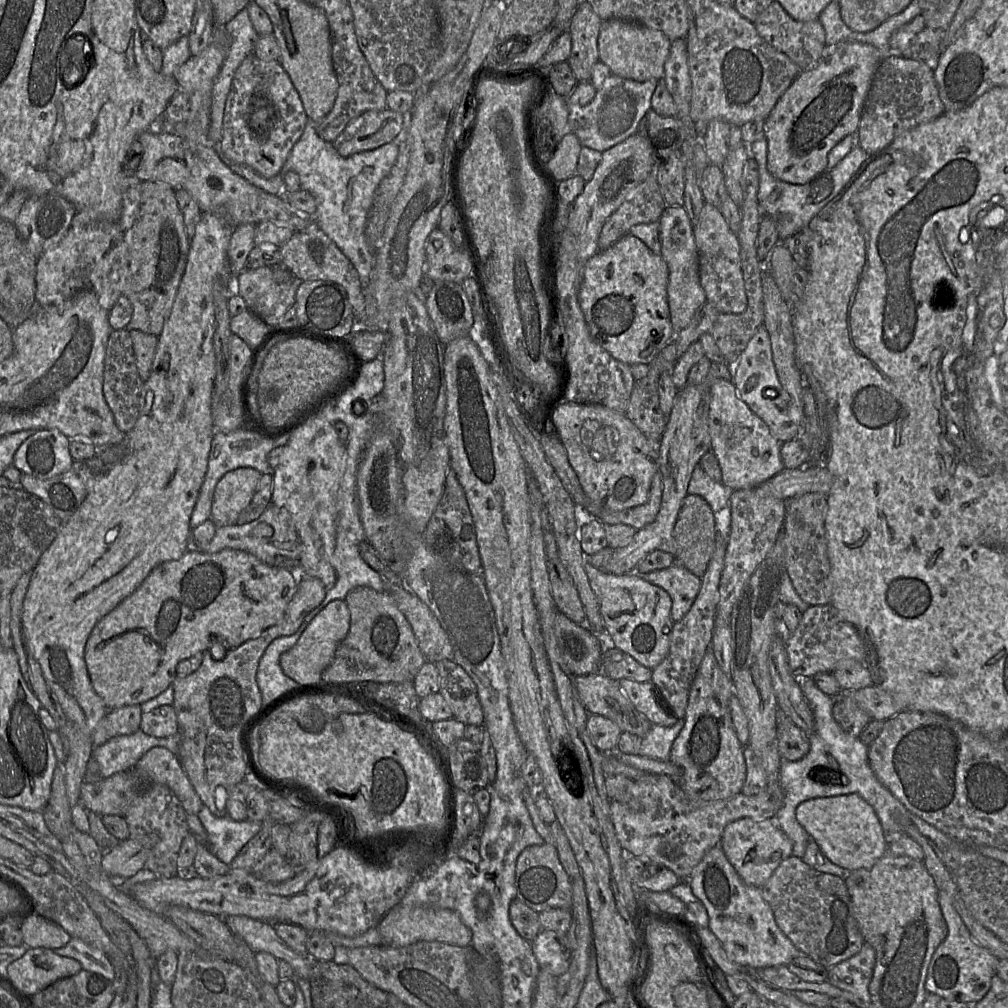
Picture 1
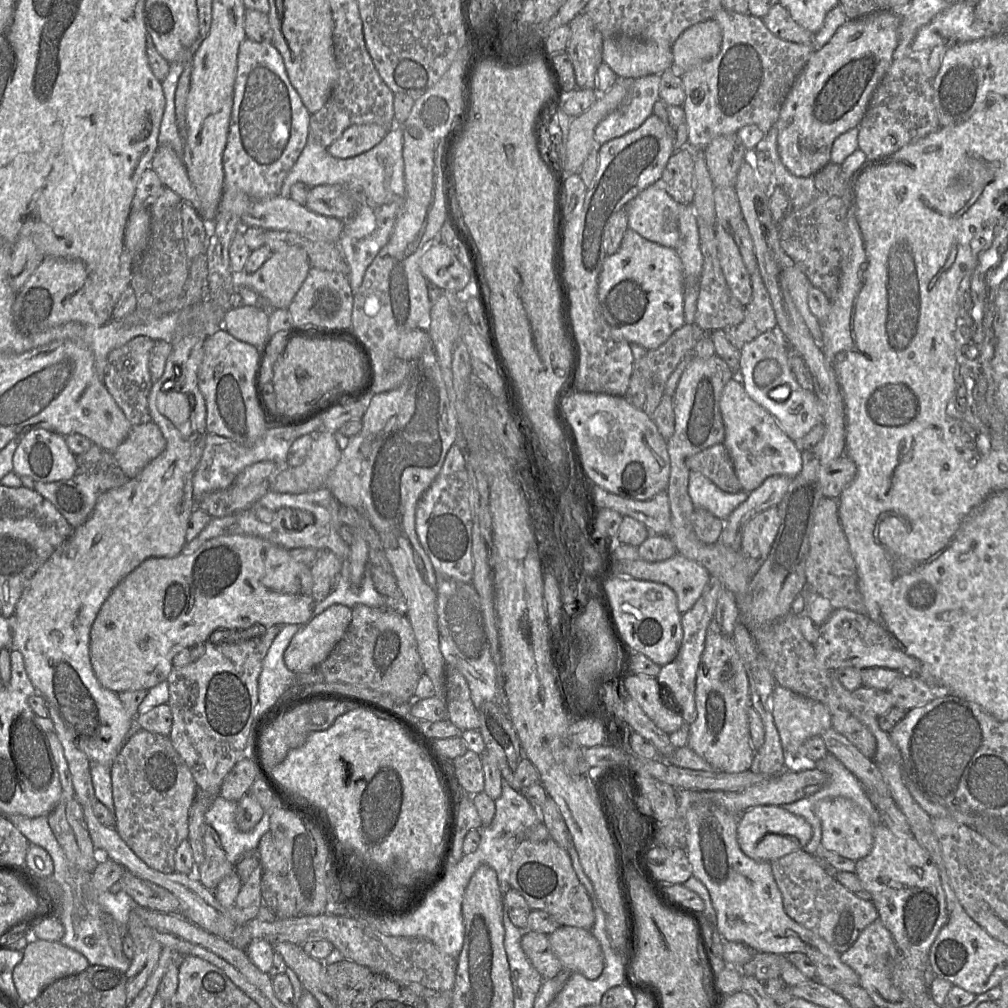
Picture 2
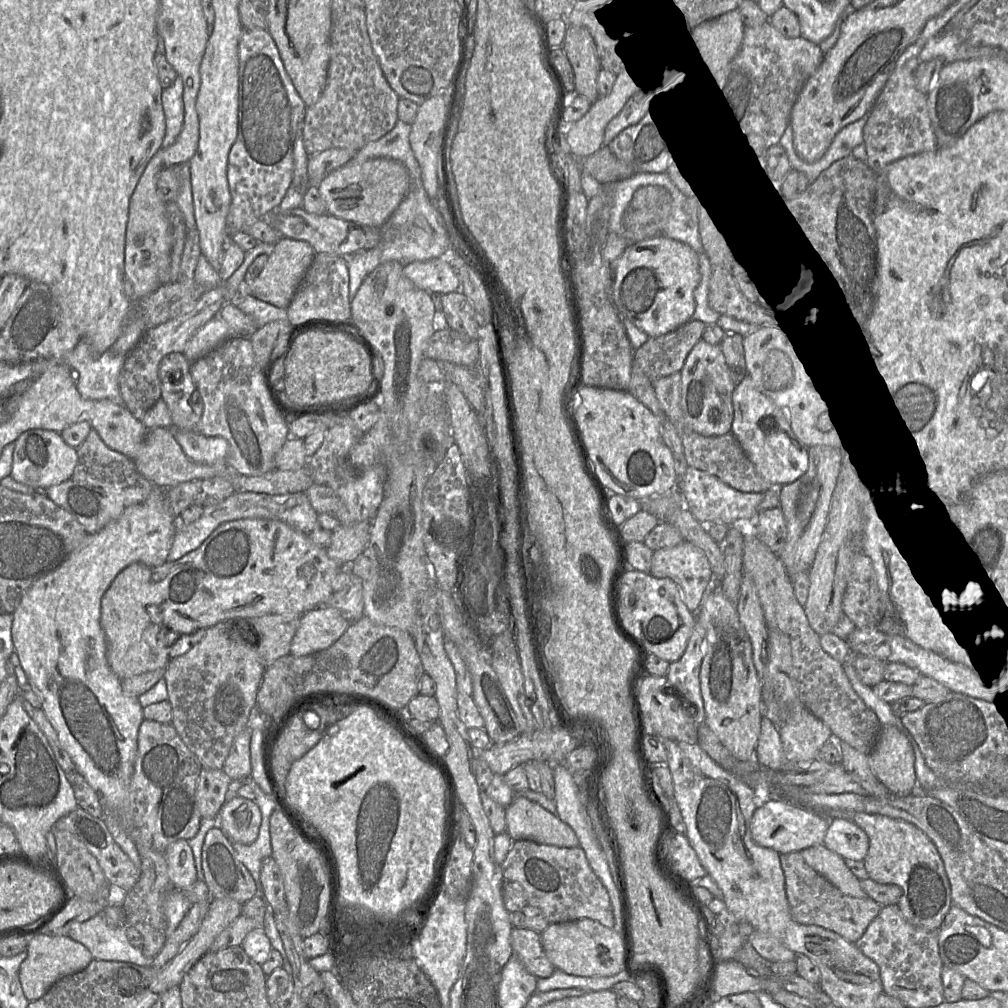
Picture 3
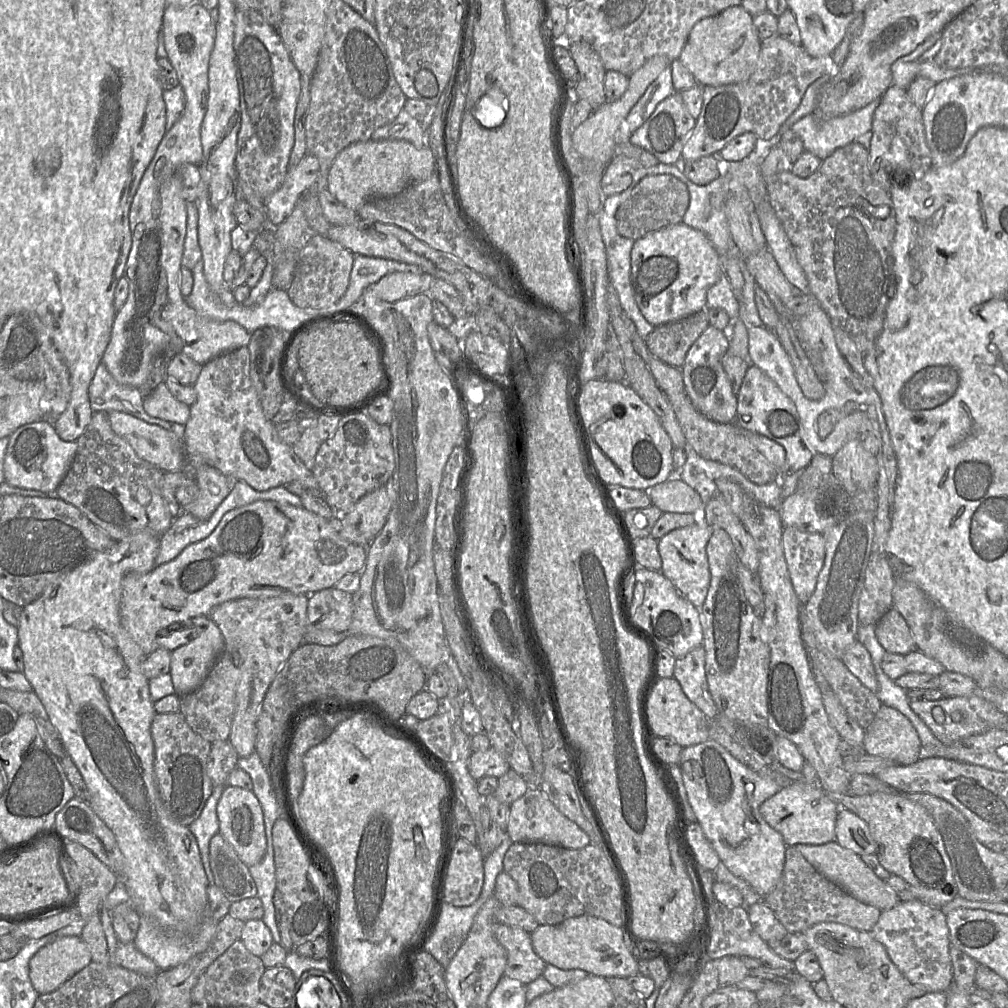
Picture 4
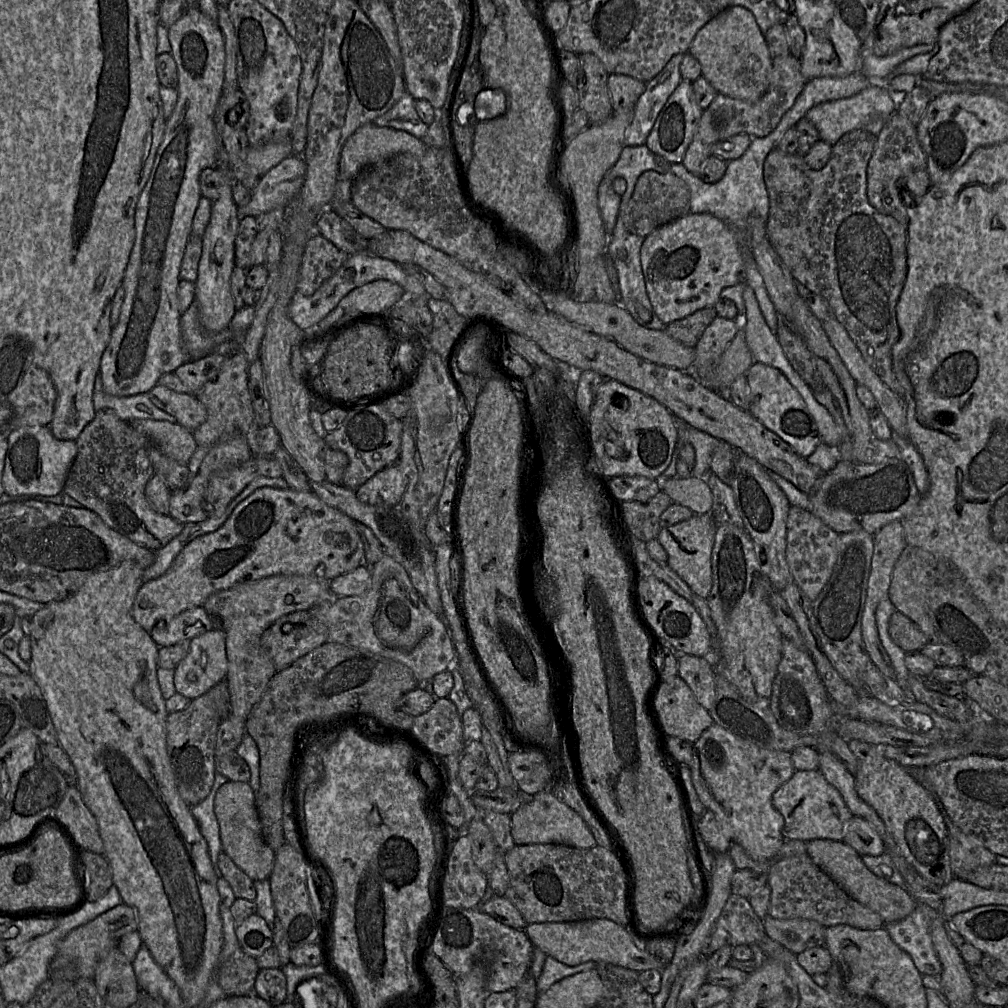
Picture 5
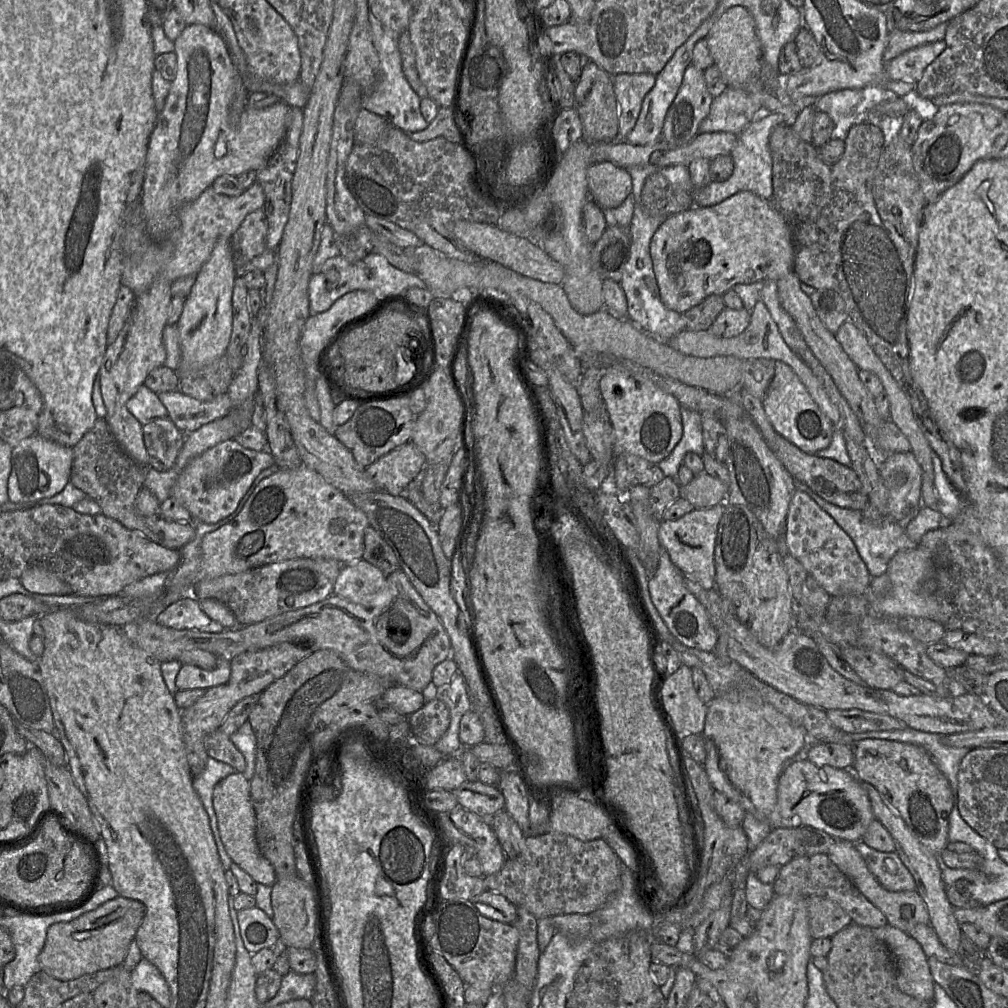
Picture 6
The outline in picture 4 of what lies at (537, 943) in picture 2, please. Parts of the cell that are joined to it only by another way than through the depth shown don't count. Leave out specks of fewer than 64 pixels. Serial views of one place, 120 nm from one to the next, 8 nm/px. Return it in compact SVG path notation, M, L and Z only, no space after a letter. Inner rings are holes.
M496 922L494 936L507 953L504 976L529 984L543 975L547 963L534 951L530 933Z

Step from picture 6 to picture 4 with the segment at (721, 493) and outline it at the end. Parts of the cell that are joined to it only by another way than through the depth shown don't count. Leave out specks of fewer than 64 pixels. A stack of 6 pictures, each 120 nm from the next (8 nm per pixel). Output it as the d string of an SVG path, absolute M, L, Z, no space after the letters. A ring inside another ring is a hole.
M667 479L645 491L662 512L693 514L702 505L699 494L681 479Z

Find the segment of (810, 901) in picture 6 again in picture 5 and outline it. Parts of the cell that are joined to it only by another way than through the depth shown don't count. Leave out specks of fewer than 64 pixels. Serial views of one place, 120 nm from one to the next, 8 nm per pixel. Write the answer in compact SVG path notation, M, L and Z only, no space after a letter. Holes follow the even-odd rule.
M771 916L763 920L767 935L795 955L810 948L825 947L827 927L815 920L776 919Z

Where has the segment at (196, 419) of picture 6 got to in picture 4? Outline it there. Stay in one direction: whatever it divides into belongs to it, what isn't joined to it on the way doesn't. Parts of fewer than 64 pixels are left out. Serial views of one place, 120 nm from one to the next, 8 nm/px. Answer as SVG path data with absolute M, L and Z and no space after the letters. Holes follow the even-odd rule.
M161 382L143 400L145 412L155 418L185 425L190 416L190 406L178 401Z

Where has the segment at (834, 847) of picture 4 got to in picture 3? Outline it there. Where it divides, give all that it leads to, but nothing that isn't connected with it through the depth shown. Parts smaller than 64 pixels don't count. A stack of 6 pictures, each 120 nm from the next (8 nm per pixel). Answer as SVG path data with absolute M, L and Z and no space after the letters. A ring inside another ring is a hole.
M824 844L805 848L800 852L812 869L824 876L843 893L856 898L868 897L861 888L860 879L848 868L845 859Z

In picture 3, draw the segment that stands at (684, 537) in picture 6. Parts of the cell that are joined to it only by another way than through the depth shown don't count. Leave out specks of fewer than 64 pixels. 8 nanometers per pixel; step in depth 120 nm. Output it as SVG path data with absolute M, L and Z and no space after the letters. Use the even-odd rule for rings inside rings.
M684 540L675 546L655 550L649 573L658 578L672 579L681 592L683 602L693 612L698 612L703 592L712 576L705 552L695 544Z

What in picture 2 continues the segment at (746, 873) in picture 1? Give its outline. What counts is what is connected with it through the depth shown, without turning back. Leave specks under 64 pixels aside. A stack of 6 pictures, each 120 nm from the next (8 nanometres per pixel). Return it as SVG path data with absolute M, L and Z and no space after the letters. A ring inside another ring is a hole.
M760 805L739 817L737 840L743 853L756 861L772 862L789 853L803 850L812 837L811 825L782 806Z

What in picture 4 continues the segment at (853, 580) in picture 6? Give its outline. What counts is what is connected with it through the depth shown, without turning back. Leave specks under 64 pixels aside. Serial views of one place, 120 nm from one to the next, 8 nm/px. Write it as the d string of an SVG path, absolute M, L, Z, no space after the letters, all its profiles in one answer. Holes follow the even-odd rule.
M784 527L782 546L793 589L801 604L811 598L825 560L822 533Z

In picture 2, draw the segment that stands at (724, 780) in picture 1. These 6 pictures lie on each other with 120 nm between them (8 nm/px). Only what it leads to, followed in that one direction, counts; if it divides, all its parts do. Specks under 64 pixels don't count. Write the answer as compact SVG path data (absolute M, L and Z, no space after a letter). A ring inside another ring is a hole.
M716 620L707 629L695 689L696 720L689 725L686 746L716 771L740 773L750 770L755 750L751 745L748 708L751 706L749 678L732 636L724 635Z

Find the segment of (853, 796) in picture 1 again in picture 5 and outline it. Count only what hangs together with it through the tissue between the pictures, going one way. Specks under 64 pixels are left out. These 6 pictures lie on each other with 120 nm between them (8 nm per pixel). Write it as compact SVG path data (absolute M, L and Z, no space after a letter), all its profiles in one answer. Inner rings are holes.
M853 816L844 828L843 842L860 856L879 856L886 852L883 840L873 826L863 818Z

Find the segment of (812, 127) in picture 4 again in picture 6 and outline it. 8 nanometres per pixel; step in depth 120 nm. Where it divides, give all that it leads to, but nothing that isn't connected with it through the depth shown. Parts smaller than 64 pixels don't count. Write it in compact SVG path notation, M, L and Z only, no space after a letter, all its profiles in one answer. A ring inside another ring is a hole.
M843 89L819 97L813 105L817 111L827 113L837 126L836 136L845 136L849 120L856 118L856 108L862 100L861 89Z

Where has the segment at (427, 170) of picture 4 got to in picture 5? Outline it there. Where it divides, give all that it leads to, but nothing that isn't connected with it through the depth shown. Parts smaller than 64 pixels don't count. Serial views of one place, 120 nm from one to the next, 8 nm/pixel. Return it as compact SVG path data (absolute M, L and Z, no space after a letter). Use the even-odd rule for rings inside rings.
M374 122L360 126L342 146L338 176L341 179L353 181L362 171L378 164L396 154L409 152L416 156L424 155L427 145L419 138L390 127L380 127Z

